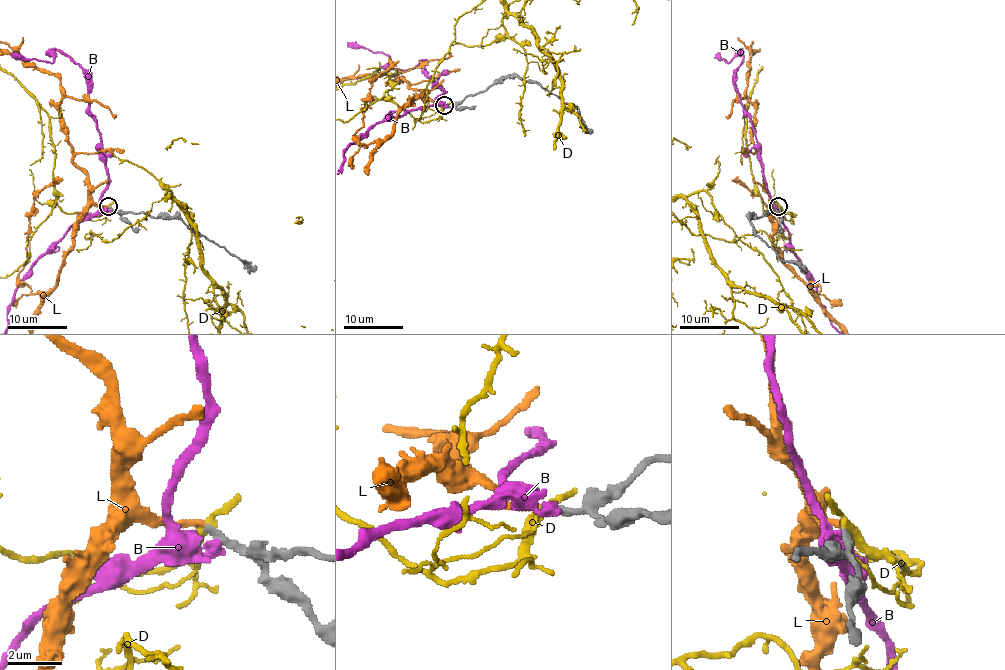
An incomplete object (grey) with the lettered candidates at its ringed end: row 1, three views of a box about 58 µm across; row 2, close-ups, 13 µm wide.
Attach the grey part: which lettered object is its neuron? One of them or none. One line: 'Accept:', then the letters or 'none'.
Accept: L

